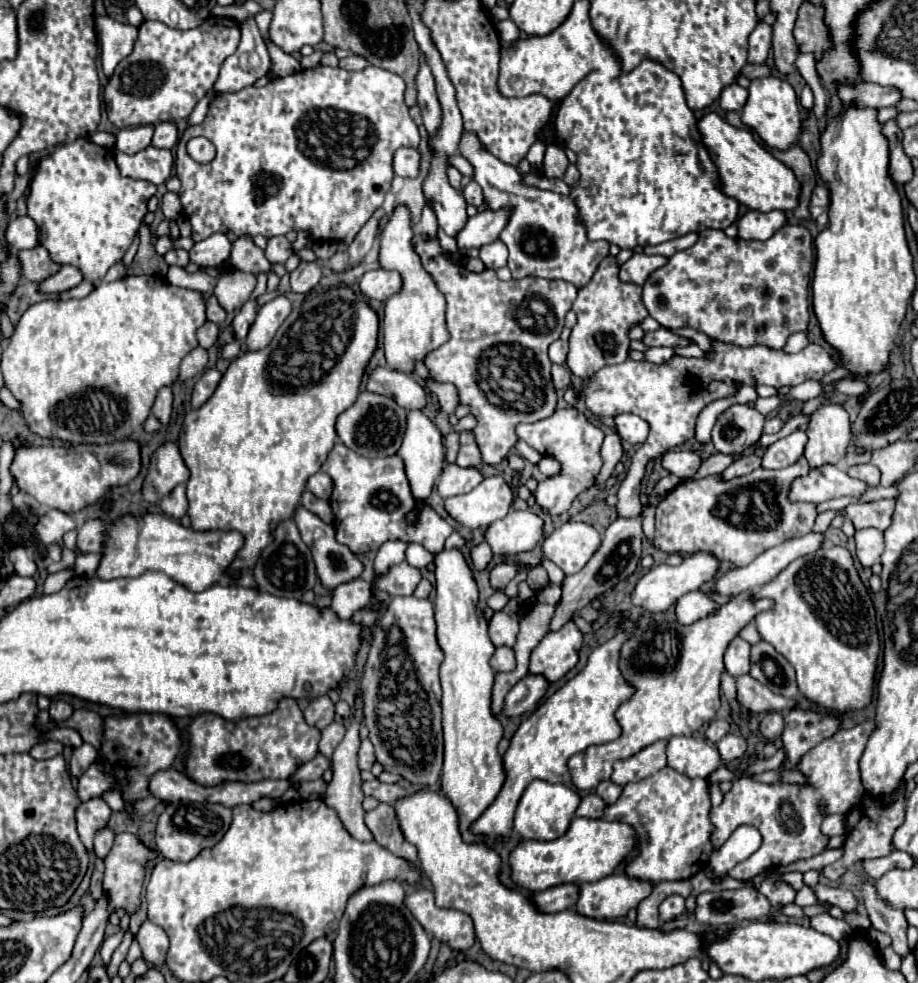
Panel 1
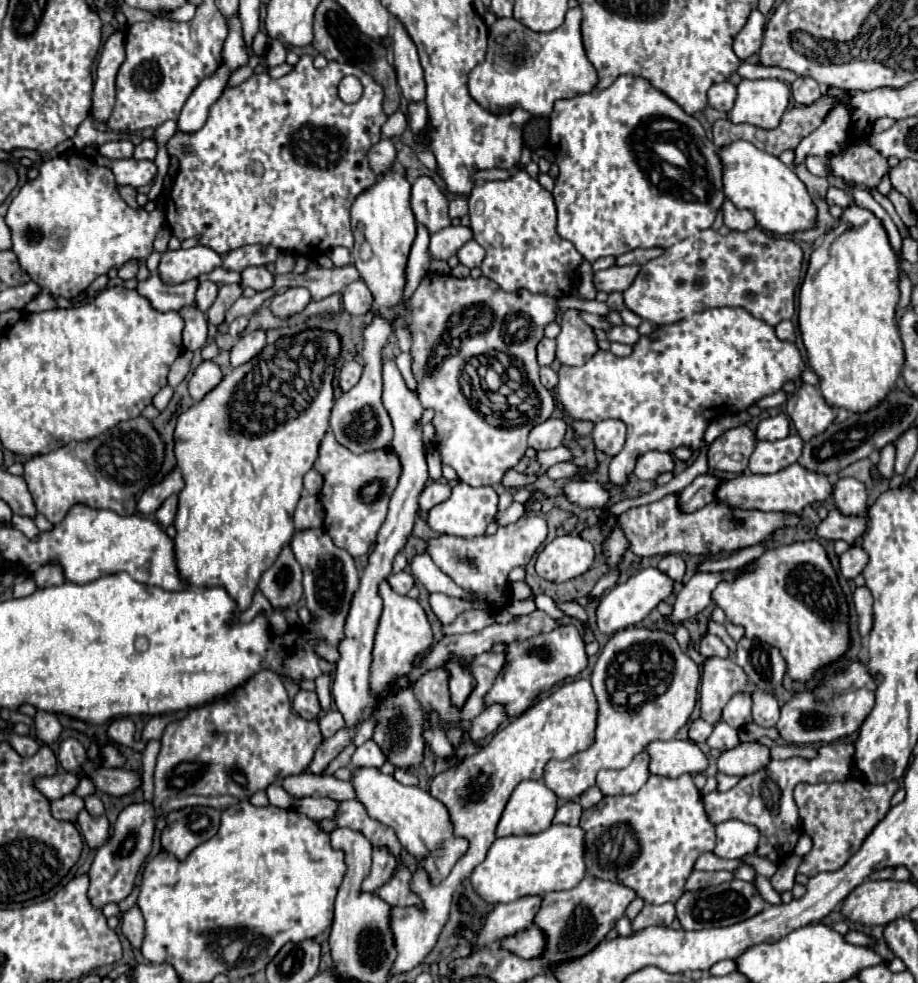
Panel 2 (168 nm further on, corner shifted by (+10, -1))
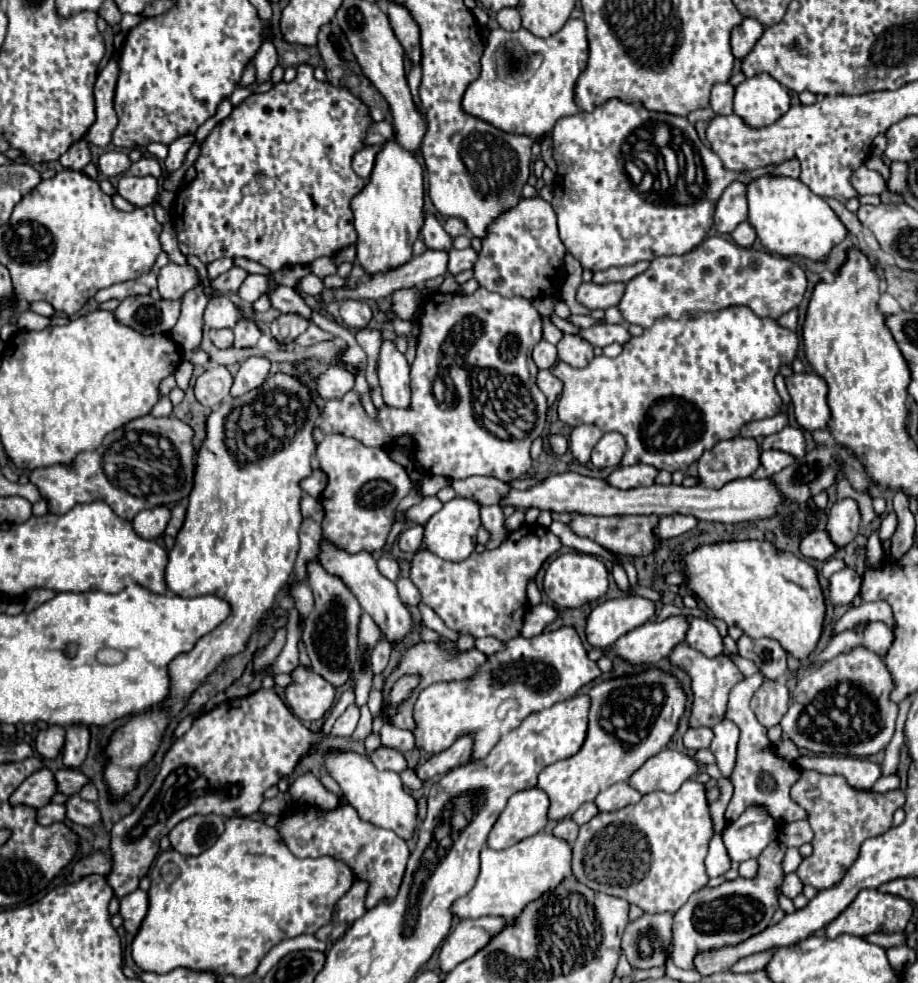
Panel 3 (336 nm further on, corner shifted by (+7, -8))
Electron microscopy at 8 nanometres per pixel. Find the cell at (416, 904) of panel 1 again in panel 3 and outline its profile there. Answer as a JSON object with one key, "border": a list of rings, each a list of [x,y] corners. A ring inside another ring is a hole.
{"border":[[[343,802],[335,810],[297,806],[277,824],[277,828],[295,856],[333,856],[343,860],[353,870],[357,880],[371,882],[369,894],[365,898],[367,910],[375,908],[379,900],[391,900],[391,896],[395,896],[399,890],[409,858],[405,840],[399,838],[393,830],[385,830],[361,820],[351,804]]]}

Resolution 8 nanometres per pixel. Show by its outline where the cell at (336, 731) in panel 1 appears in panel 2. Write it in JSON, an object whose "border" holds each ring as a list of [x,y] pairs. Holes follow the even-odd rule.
{"border":[[[328,711],[324,717],[320,717],[320,729],[324,739],[332,737],[342,727],[344,727],[344,717],[340,711]]]}

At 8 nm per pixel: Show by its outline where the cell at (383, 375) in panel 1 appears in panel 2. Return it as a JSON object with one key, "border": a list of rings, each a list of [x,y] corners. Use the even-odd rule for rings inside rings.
{"border":[[[346,361],[338,373],[338,385],[342,391],[352,389],[352,385],[356,385],[356,381],[360,379],[362,373],[362,365],[356,361]]]}

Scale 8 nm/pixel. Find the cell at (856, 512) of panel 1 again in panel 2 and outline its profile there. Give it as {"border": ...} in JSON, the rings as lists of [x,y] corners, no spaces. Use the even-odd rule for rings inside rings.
{"border":[[[832,509],[828,511],[828,517],[816,527],[816,535],[826,541],[842,539],[846,543],[854,543],[860,535],[864,535],[864,529],[864,517],[844,517],[838,509]]]}

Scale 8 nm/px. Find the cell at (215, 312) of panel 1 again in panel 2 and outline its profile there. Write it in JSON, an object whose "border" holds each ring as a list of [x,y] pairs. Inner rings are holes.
{"border":[[[158,275],[150,277],[148,281],[142,281],[136,285],[138,295],[146,297],[156,311],[178,311],[184,305],[196,305],[194,293],[198,289],[198,279],[186,281],[184,285],[164,285]]]}

